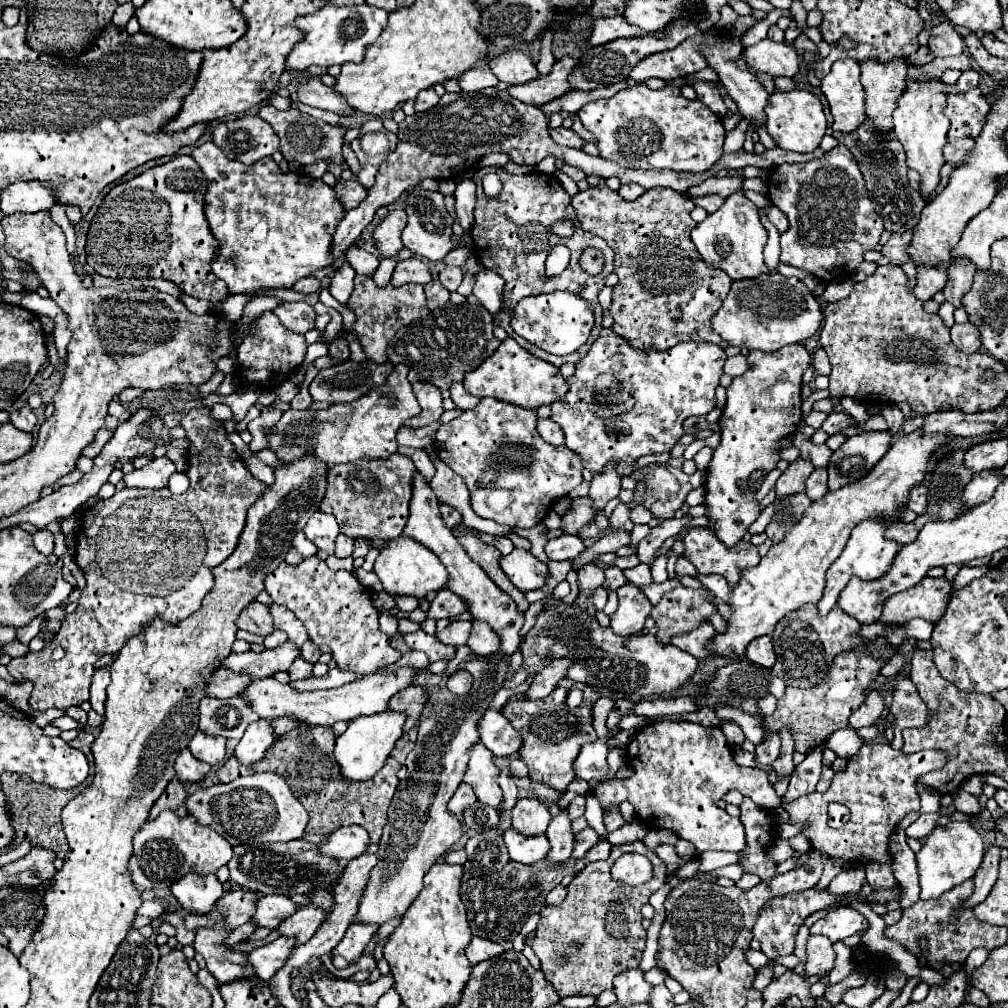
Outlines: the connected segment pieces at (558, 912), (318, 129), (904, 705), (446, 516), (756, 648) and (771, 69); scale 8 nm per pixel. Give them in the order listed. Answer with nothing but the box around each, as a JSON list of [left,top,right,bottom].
[[526,840,668,996],[258,106,346,166],[890,672,928,736],[440,504,462,528],[746,636,776,670],[744,40,798,78]]

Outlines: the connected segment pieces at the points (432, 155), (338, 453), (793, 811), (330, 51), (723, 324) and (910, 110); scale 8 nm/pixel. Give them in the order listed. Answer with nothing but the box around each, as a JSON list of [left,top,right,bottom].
[[332,88,824,260],[268,364,420,466],[784,742,944,862],[286,6,388,72],[712,272,822,352],[894,80,950,202]]

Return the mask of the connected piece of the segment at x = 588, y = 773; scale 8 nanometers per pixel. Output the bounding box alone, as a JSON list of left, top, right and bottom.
[574,740,608,780]

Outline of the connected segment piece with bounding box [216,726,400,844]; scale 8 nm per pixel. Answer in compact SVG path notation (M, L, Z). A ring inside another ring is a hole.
M308 726L308 728L294 728L280 738L266 750L264 758L252 766L242 766L236 756L230 756L216 776L220 782L230 782L242 772L274 772L286 778L288 786L292 786L294 796L302 802L306 812L310 814L310 822L306 826L308 834L330 834L340 826L358 824L364 826L370 834L370 842L378 844L382 836L382 828L386 824L388 804L396 792L398 778L396 772L400 764L394 758L388 758L384 768L364 784L348 784L342 780L340 766L332 756L332 748L336 744L336 734L328 726Z

